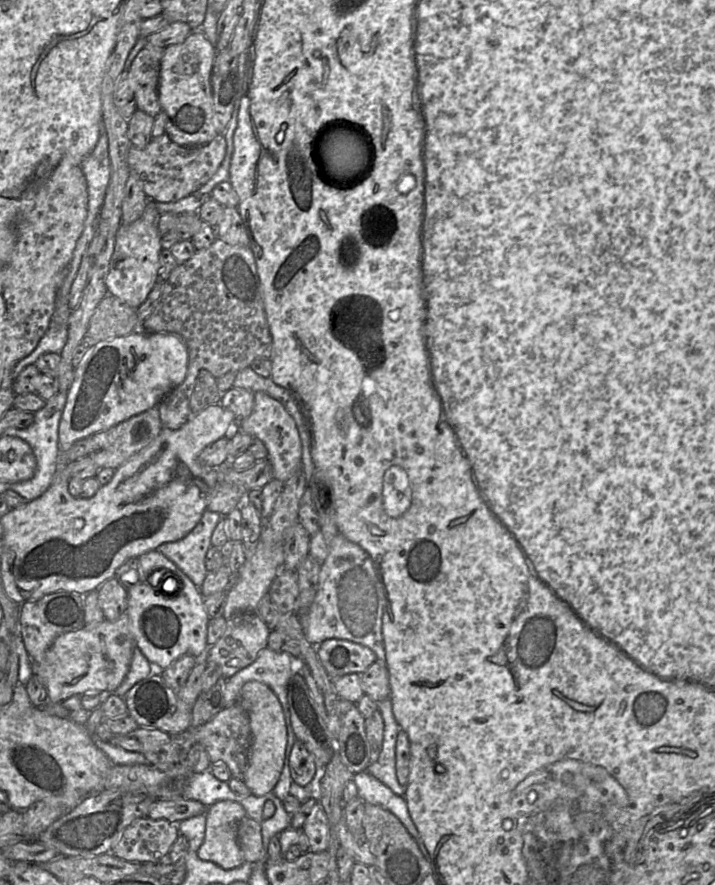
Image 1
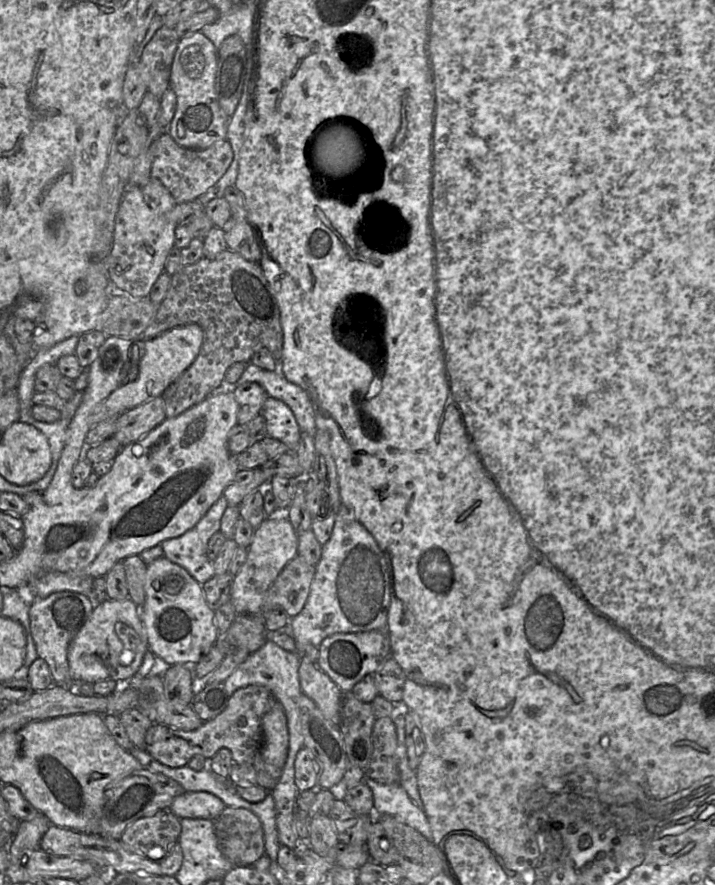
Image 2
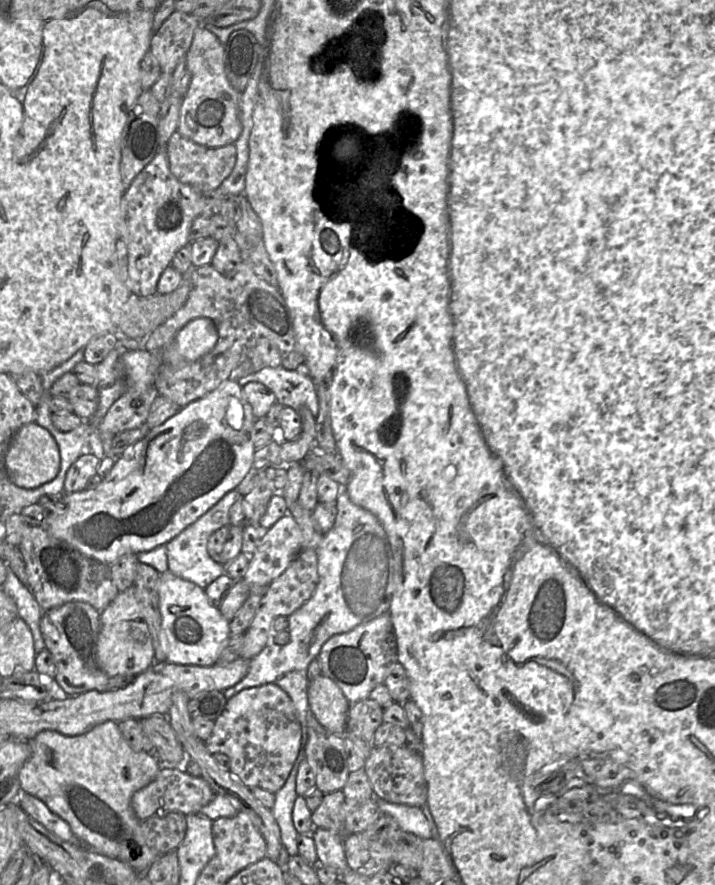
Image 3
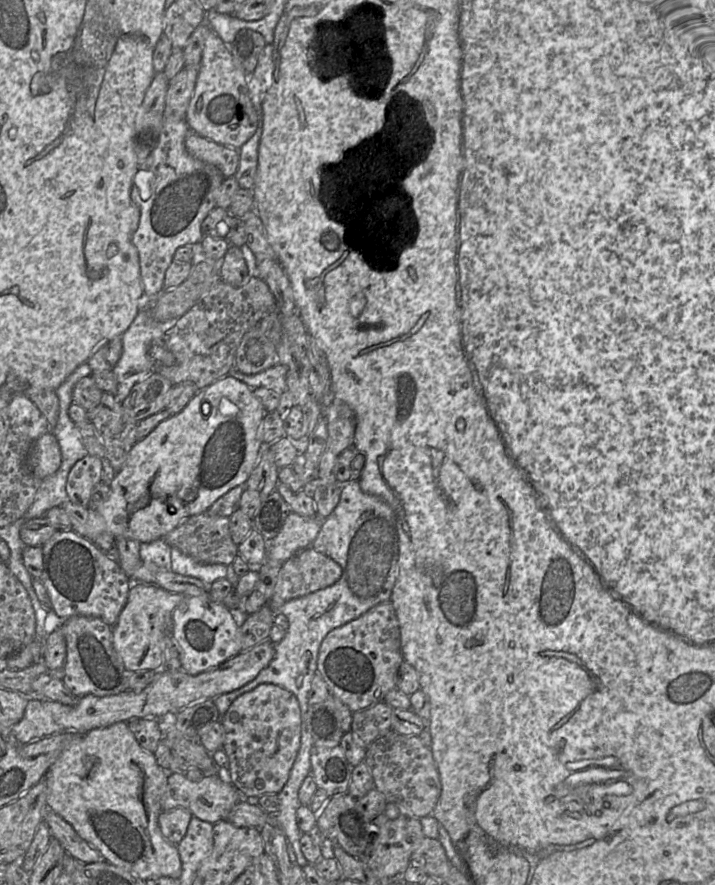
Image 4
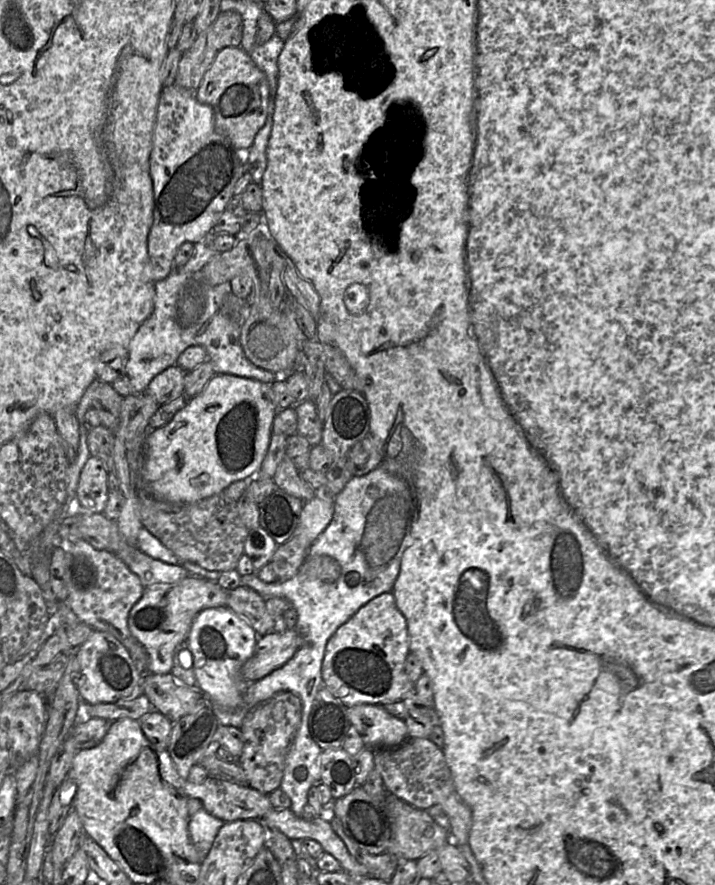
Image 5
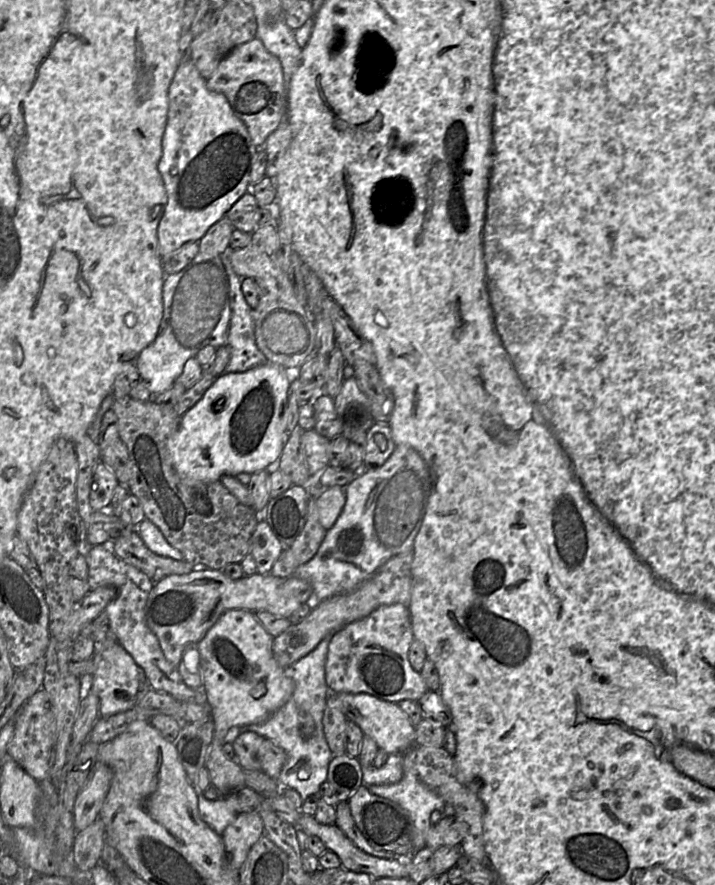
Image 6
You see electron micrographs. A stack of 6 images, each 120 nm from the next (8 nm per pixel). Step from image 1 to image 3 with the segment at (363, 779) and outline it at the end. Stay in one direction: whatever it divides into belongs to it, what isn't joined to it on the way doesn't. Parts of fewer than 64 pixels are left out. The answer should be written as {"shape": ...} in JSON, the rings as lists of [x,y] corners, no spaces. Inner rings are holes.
{"shape":[[[376,799],[381,813],[394,818],[403,831],[413,833],[422,839],[432,839],[431,828],[421,808]]]}

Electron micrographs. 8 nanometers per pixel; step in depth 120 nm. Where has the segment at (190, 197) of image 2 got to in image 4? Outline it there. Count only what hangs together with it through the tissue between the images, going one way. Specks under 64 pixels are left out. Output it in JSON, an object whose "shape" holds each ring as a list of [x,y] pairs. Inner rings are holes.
{"shape":[[[194,132],[186,135],[185,148],[193,157],[219,169],[224,178],[234,176],[237,171],[238,149],[218,144]]]}

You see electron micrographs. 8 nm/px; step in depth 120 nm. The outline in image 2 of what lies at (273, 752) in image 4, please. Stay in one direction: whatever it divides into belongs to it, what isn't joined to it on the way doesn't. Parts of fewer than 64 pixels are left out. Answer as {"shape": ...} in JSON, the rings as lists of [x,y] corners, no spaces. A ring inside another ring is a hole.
{"shape":[[[248,685],[236,690],[226,708],[215,718],[205,721],[192,731],[175,729],[167,725],[152,725],[145,736],[144,750],[158,762],[169,767],[182,767],[195,755],[210,760],[221,748],[231,751],[232,763],[228,779],[233,785],[255,784],[272,791],[278,780],[266,770],[261,755],[262,718],[276,703],[273,693],[264,686]]]}

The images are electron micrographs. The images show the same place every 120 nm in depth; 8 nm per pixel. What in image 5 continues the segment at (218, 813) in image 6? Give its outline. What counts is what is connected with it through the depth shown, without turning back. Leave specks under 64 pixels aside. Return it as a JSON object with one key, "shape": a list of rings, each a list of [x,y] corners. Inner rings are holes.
{"shape":[[[204,808],[199,809],[190,817],[188,825],[189,836],[202,858],[205,858],[209,853],[219,829],[225,823]]]}

